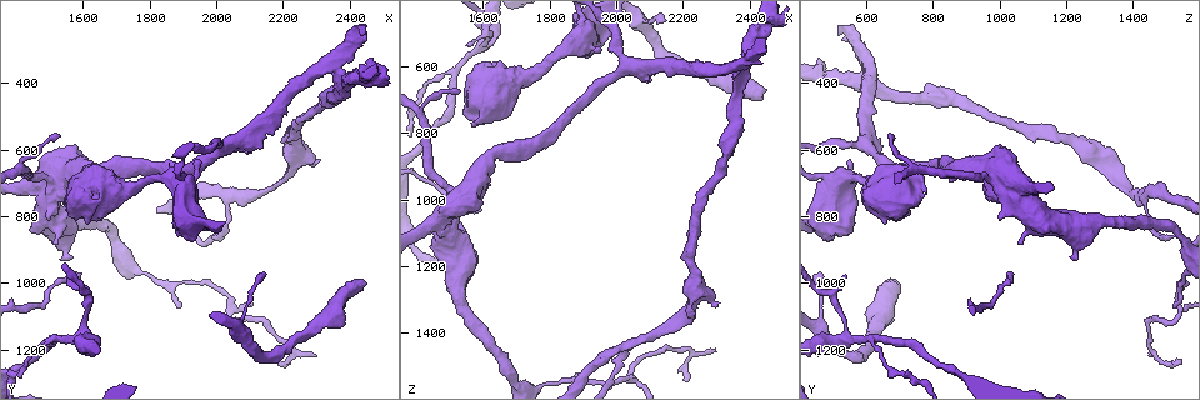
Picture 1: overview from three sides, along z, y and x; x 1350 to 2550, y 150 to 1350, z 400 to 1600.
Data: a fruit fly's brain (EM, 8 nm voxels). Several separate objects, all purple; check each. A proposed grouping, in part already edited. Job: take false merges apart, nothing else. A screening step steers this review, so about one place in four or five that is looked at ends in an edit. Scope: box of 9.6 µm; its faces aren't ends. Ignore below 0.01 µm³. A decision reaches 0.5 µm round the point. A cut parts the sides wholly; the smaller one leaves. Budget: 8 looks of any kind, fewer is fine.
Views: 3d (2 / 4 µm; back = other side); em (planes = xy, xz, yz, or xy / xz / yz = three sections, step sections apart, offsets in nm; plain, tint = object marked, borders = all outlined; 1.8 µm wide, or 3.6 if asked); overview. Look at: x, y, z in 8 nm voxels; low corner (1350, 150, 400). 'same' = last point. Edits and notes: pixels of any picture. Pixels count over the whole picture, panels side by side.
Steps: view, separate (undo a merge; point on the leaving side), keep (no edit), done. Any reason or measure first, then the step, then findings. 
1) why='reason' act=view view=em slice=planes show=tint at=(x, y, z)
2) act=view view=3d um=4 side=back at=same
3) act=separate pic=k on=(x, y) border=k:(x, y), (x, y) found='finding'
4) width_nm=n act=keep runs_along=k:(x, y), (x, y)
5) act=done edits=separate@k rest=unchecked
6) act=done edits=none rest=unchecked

why='small branch off a trunk' act=view view=em um=3.6 slice=xy step=8 show=tint at=(1890, 700, 510)

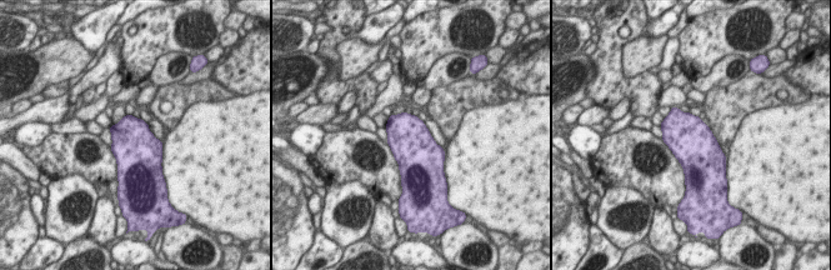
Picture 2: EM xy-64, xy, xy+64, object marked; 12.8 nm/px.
why='cut it another way' act=view view=em um=3.6 slice=planes show=tint at=same

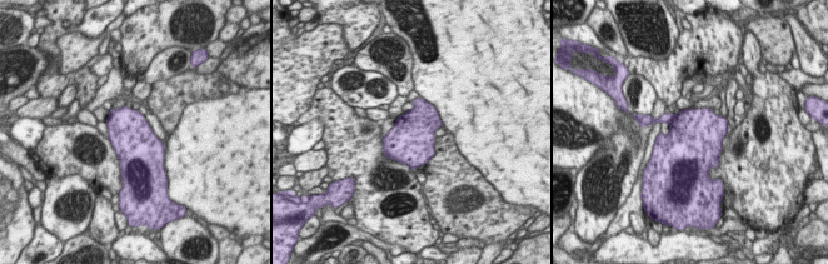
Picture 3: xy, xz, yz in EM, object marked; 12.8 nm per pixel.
act=separate pic=3 on=(688, 128) border=3:(674, 116), (668, 123) found='two cells meet here'

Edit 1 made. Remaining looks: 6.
why='see it whole again' act=view view=overview

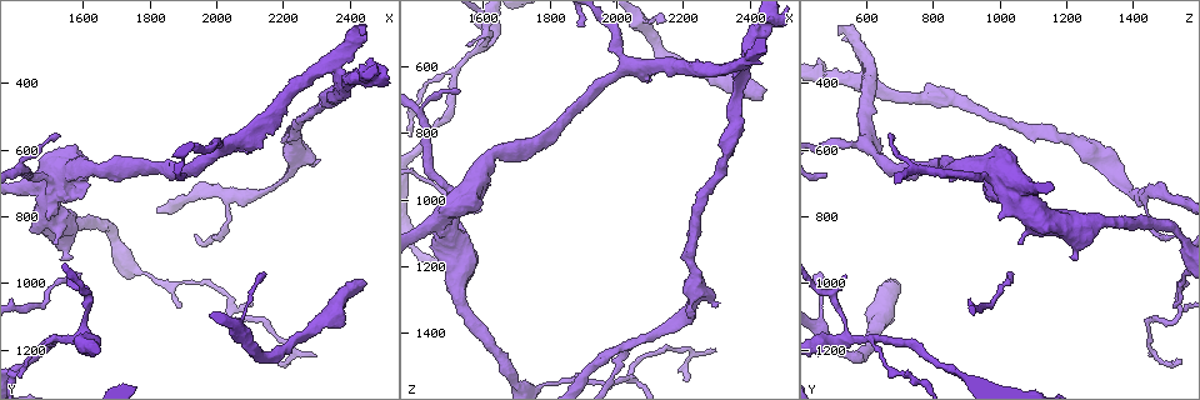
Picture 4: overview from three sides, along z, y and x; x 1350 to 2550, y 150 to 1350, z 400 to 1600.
why='sudden change in width' act=view view=3d um=4 at=(1510, 690, 970)

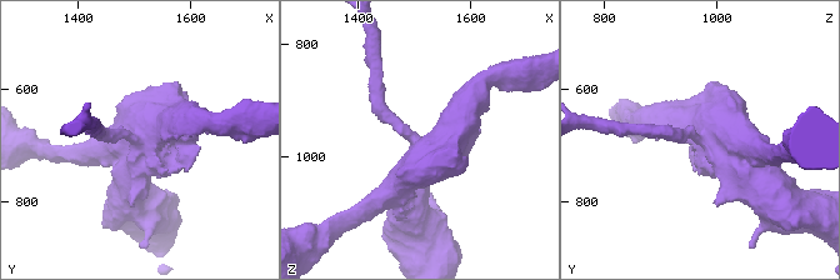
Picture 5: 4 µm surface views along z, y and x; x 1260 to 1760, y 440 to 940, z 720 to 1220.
act=view view=em um=3.6 slice=planes show=tint at=(1505, 690, 975)

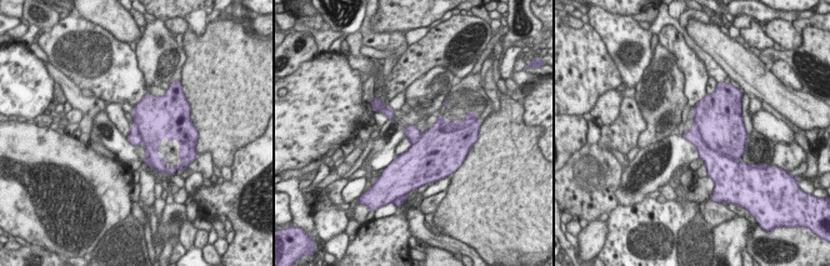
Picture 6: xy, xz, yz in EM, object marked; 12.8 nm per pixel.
act=separate pic=6 on=(716, 164) border=6:(694, 124), (708, 146), (731, 159) found='a second cell is stuck on'

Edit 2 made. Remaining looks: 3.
why='arms part here' act=view view=em slice=xy step=8 show=tint at=(1510, 1160, 620)

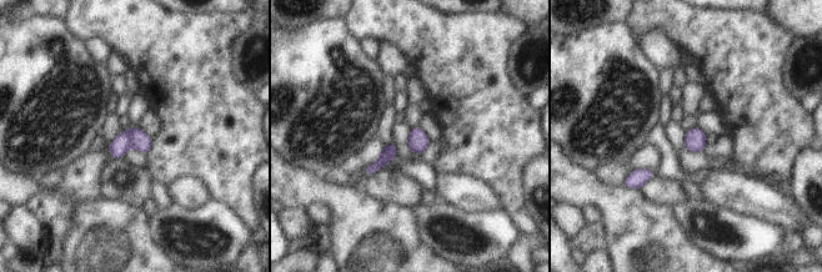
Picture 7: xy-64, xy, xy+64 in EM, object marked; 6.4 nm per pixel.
why='cut it another way' act=view view=em slice=xz step=8 show=borders at=same

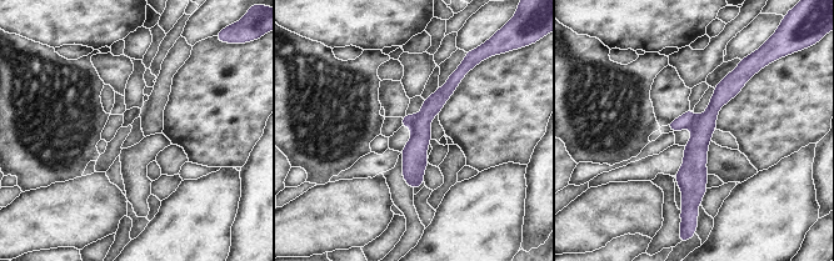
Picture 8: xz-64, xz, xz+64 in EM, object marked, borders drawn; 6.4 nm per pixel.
act=separate pic=8 on=(408, 120) border=8:(418, 115), (410, 126) found='a second cell is stuck on'

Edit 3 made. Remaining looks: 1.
act=done edits=separate@3,separate@6,separate@8 rest=unchecked

